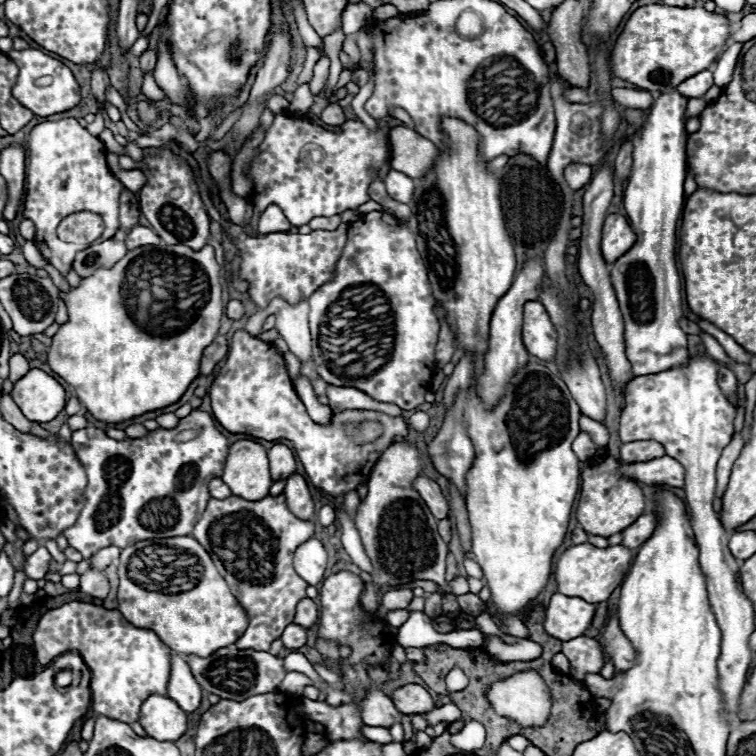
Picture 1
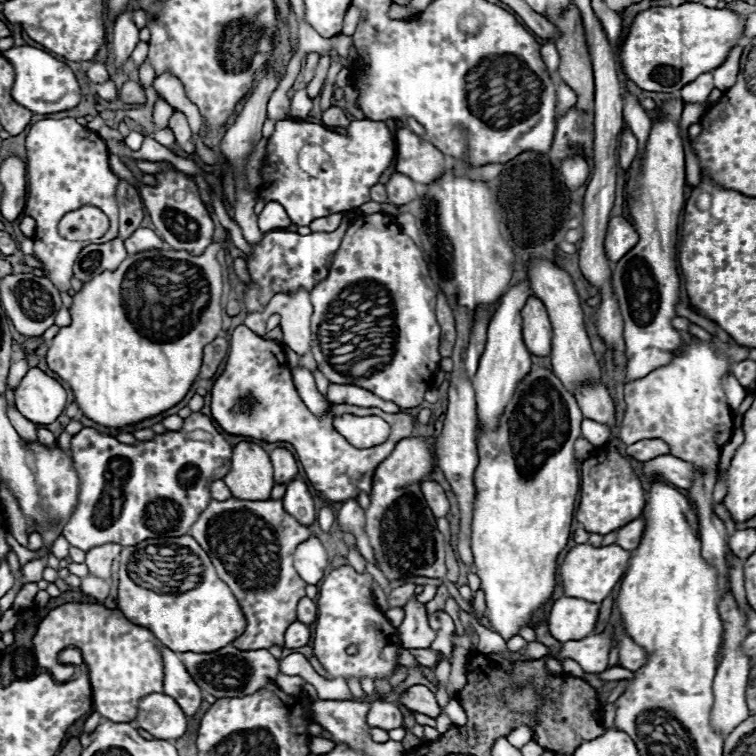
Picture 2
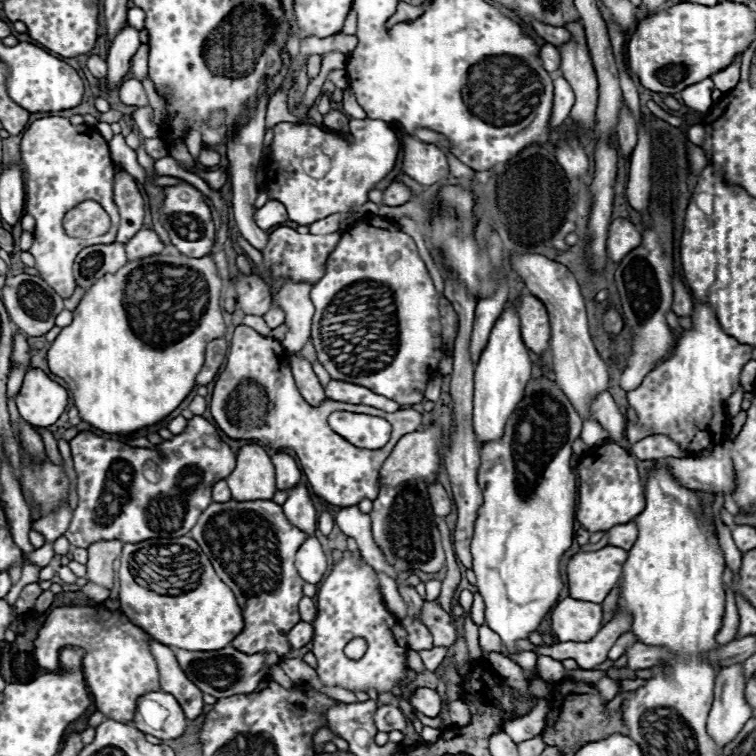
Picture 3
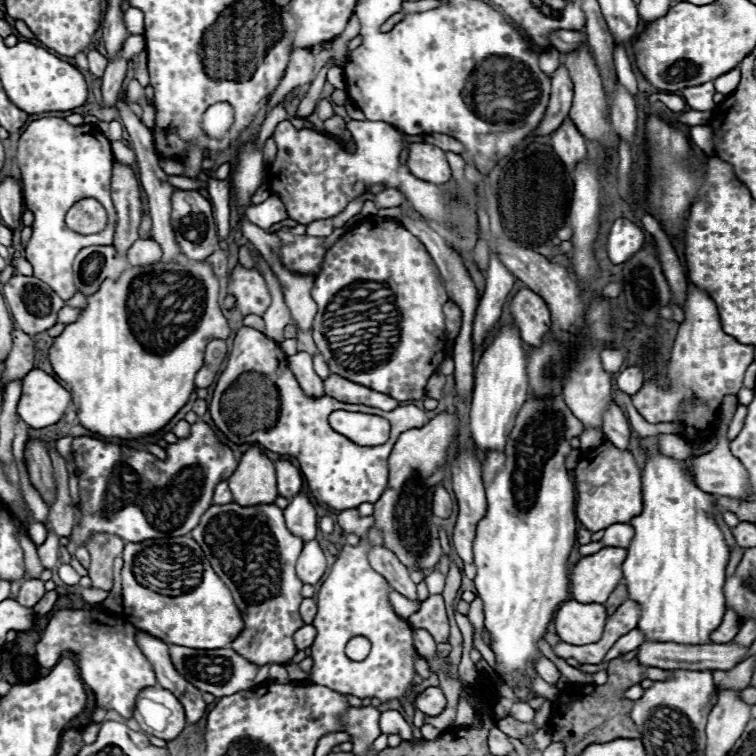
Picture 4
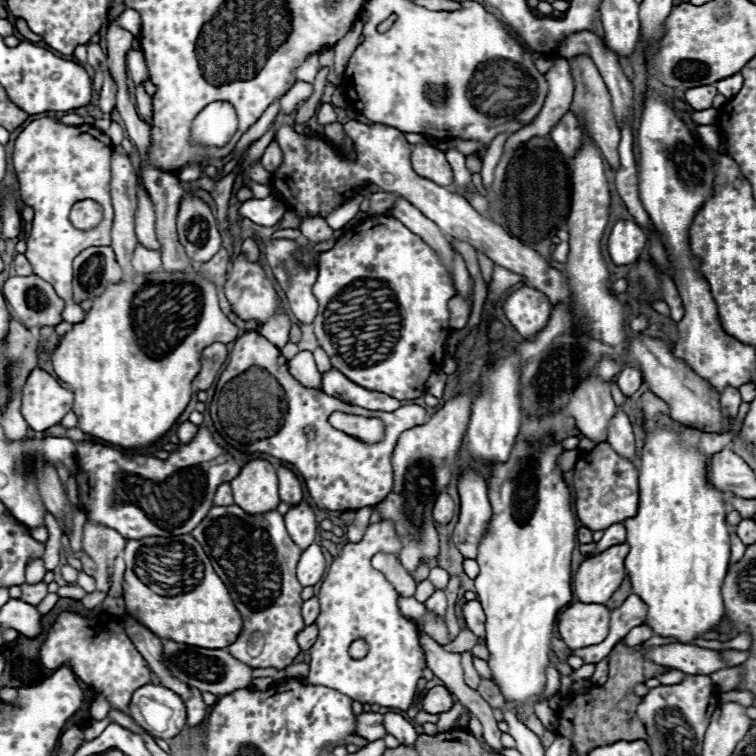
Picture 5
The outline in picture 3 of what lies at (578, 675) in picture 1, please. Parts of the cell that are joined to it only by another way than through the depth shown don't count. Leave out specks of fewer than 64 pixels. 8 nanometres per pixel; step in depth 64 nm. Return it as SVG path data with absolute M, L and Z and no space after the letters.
M620 606L620 610L614 614L614 618L606 626L602 626L602 630L590 642L586 642L586 644L582 644L582 642L558 642L558 644L546 646L546 648L534 646L534 652L552 656L554 660L572 658L578 662L578 666L582 670L592 670L594 666L598 666L606 660L606 654L612 648L612 644L624 632L630 632L630 628L632 628L632 614L624 606Z

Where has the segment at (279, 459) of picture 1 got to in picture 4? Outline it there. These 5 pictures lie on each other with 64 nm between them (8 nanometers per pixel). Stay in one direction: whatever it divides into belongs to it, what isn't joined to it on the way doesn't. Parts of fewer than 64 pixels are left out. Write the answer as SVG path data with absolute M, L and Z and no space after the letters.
M278 460L276 472L278 472L278 492L280 492L280 496L292 500L302 488L300 472L288 460Z

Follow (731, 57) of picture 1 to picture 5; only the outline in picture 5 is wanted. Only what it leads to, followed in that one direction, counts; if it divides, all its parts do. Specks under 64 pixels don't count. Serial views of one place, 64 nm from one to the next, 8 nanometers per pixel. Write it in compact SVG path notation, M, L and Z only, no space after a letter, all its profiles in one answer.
M732 74L732 76L724 78L724 80L720 80L720 82L716 84L716 88L718 88L718 92L720 92L722 96L732 98L732 96L742 88L742 82L744 82L742 74Z

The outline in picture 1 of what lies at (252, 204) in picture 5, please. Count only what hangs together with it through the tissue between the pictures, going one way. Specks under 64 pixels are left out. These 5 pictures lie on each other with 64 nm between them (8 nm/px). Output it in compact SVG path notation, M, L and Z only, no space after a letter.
M270 204L262 214L260 214L260 220L258 220L258 232L260 234L268 234L268 232L286 232L290 230L292 224L288 222L288 218L284 216L284 212L276 206L276 204Z

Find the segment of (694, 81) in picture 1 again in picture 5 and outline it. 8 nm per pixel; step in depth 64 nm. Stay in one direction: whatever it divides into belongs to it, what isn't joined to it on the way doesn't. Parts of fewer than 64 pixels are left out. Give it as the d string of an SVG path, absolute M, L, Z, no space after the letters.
M708 84L708 86L696 86L696 88L688 88L686 90L686 102L694 108L694 110L708 110L712 108L712 100L718 94L716 86Z

